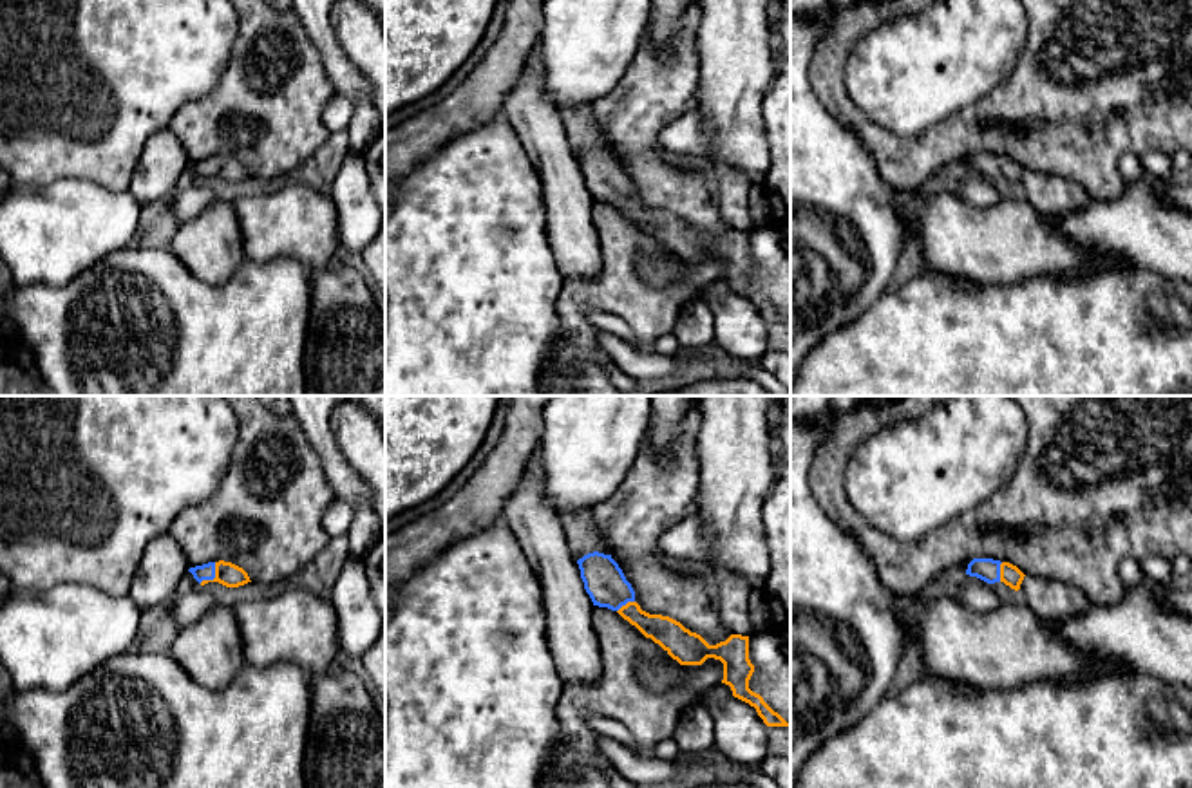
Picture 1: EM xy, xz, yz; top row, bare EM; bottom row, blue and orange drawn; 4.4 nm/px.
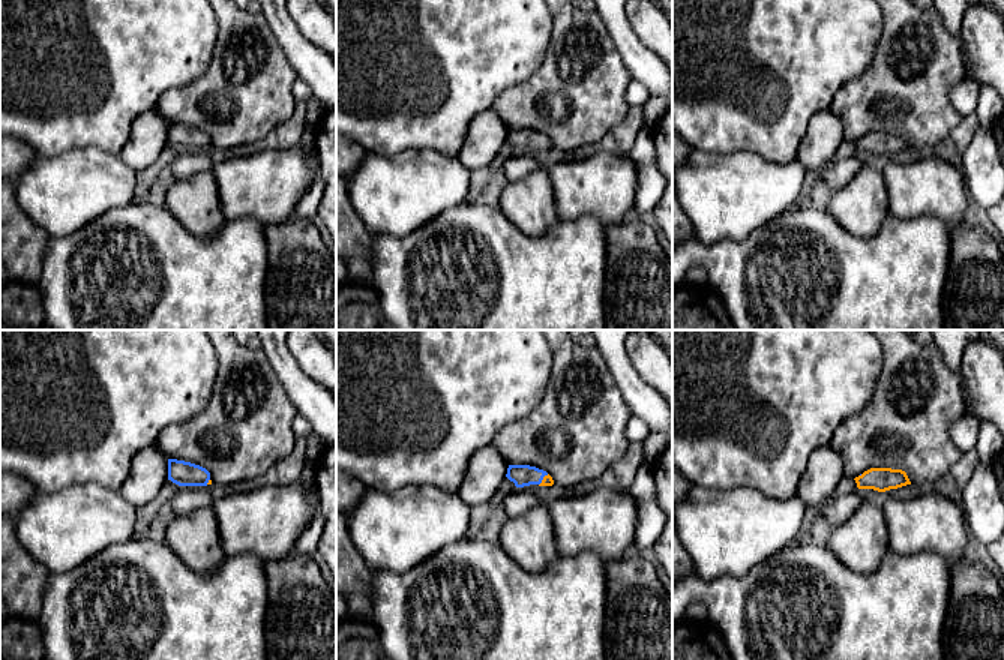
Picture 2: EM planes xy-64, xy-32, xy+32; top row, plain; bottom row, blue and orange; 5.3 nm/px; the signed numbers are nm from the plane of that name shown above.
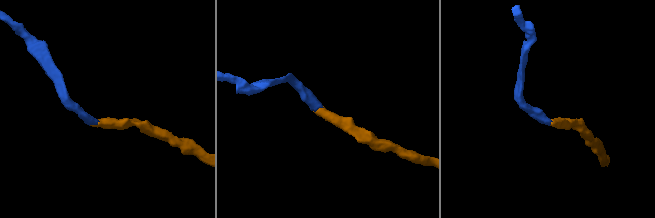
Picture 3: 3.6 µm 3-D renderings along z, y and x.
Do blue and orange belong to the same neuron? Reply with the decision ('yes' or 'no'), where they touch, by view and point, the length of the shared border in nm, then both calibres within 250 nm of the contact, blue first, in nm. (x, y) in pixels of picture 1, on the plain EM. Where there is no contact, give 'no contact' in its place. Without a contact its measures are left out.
yes; contact xy (214, 172); length 120 nm; calibres 80 and 110 nm

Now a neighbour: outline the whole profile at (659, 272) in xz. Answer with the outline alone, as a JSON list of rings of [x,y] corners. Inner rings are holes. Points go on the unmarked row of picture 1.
[[[653,255],[639,257],[639,275],[651,286],[667,286],[682,277],[680,258],[658,258]]]

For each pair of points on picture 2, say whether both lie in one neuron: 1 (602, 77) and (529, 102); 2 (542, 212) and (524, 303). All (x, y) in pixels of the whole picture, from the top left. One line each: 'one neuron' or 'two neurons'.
1: one neuron
2: two neurons

